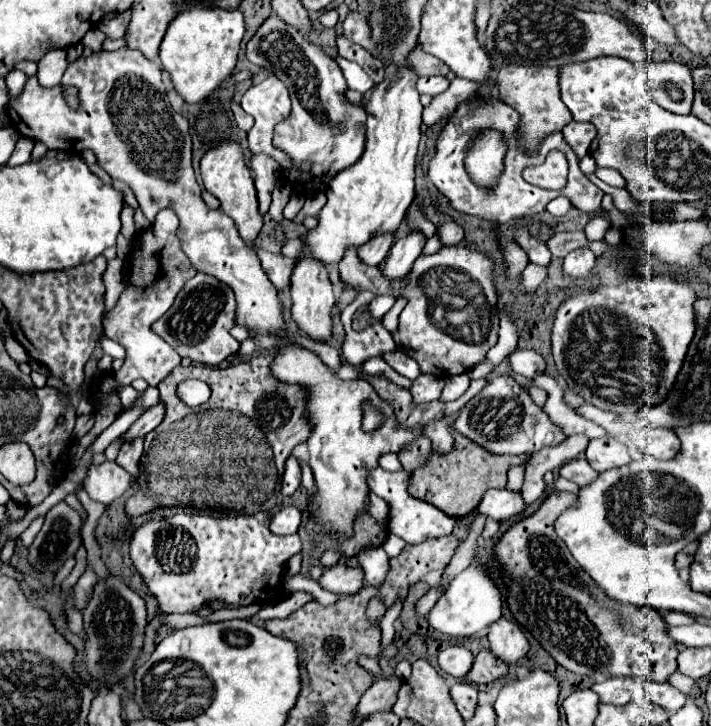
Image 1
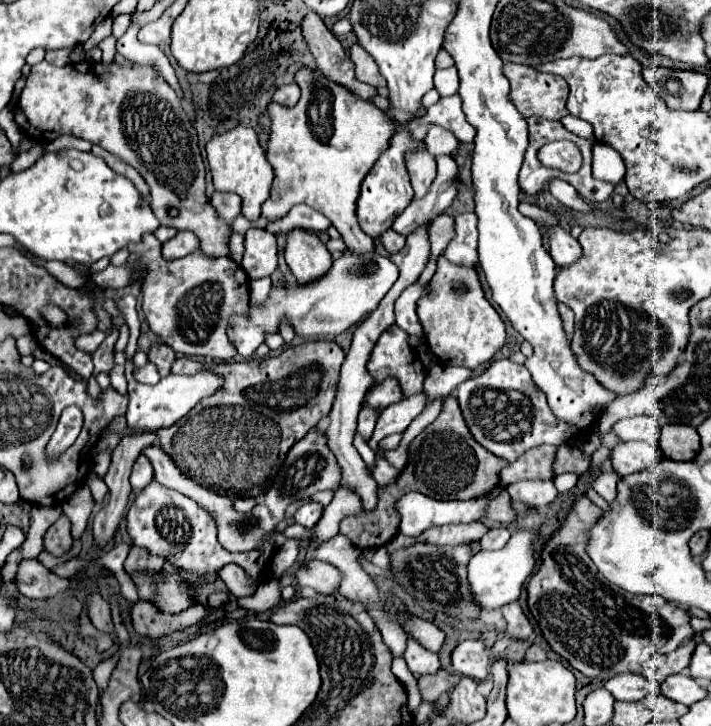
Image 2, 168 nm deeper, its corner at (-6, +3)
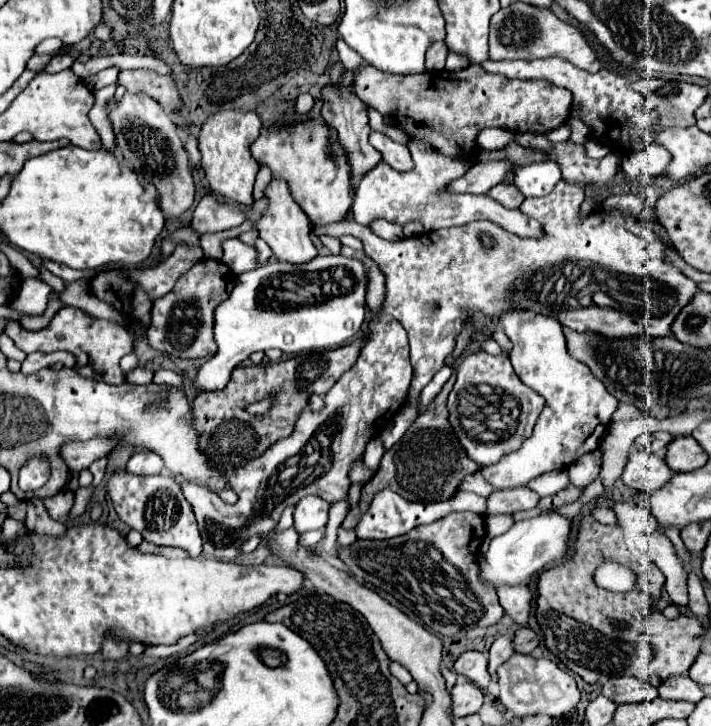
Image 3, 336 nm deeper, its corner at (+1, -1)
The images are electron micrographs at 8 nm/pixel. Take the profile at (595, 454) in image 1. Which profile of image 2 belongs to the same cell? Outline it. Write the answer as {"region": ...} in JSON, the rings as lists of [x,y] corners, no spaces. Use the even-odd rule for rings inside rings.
{"region":[[[619,441],[611,449],[611,465],[621,477],[647,469],[659,459],[663,459],[661,449],[643,441]]]}

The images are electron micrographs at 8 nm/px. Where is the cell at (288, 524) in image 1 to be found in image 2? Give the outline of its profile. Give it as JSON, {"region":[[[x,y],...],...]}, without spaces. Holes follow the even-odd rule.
{"region":[[[311,501],[311,503],[305,503],[303,507],[297,509],[295,513],[295,523],[303,525],[303,527],[313,527],[319,519],[321,519],[321,513],[323,513],[323,505]]]}

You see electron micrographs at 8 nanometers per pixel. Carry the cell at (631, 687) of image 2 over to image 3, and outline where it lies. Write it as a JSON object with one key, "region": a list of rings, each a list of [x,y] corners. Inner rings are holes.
{"region":[[[612,677],[602,685],[602,695],[614,703],[642,703],[658,697],[658,689],[636,677]]]}

